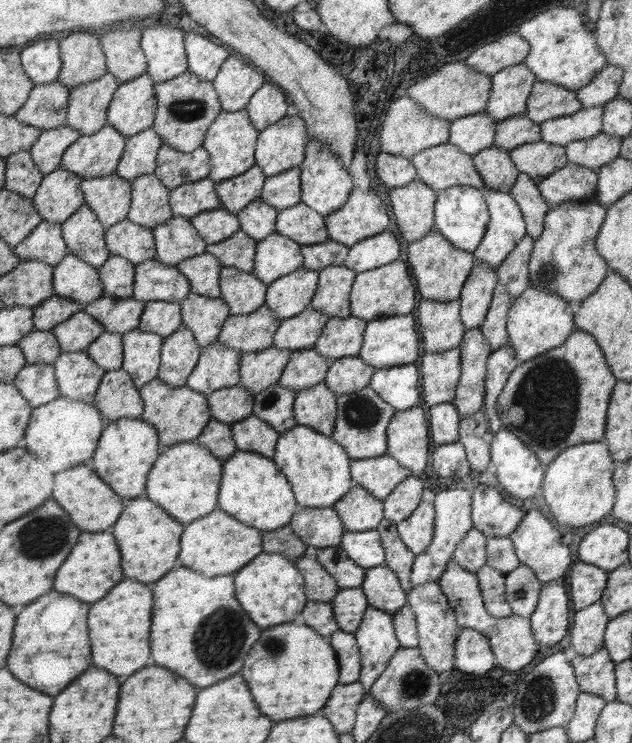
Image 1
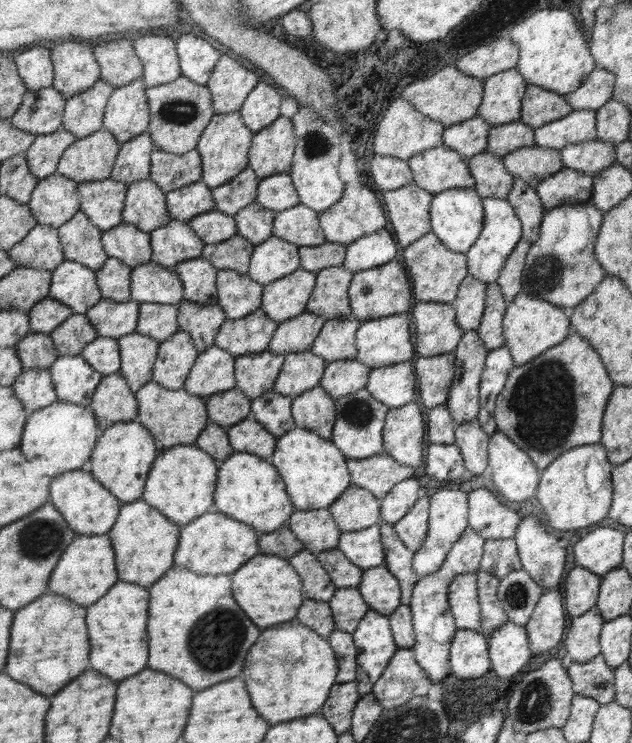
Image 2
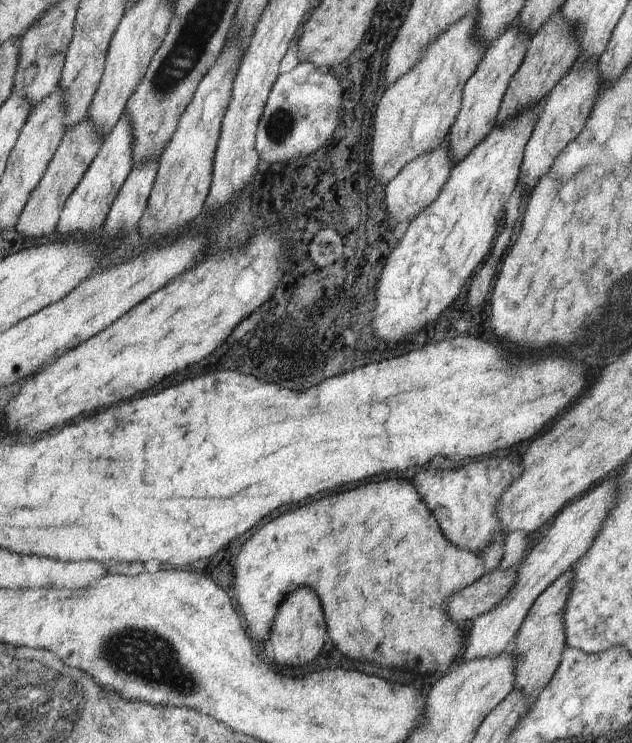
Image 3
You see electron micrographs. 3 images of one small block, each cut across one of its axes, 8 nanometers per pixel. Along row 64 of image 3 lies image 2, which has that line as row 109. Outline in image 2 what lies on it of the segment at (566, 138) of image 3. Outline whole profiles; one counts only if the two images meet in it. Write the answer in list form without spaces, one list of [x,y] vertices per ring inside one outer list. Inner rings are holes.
[[[595,67],[574,92],[567,93],[565,98],[574,111],[596,111],[611,99],[614,82],[614,74],[611,71]]]

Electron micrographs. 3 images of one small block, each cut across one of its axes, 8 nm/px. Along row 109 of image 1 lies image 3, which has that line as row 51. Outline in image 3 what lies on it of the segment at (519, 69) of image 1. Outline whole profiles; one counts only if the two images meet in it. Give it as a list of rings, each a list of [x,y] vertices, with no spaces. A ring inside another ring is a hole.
[[[510,25],[509,30],[505,30],[503,36],[499,36],[486,50],[477,72],[467,81],[462,98],[462,110],[448,138],[451,158],[455,164],[465,160],[496,127],[503,98],[509,90],[511,77],[522,64],[522,58],[526,56],[526,44],[529,40],[529,36],[519,26]]]

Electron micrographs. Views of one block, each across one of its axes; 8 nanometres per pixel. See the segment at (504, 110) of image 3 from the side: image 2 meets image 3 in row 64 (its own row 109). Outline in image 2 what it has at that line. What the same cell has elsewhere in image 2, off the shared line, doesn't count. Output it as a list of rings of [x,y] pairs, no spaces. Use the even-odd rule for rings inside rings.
[[[532,84],[526,86],[521,103],[522,114],[519,120],[533,129],[558,121],[559,118],[564,118],[574,111],[564,95]]]

